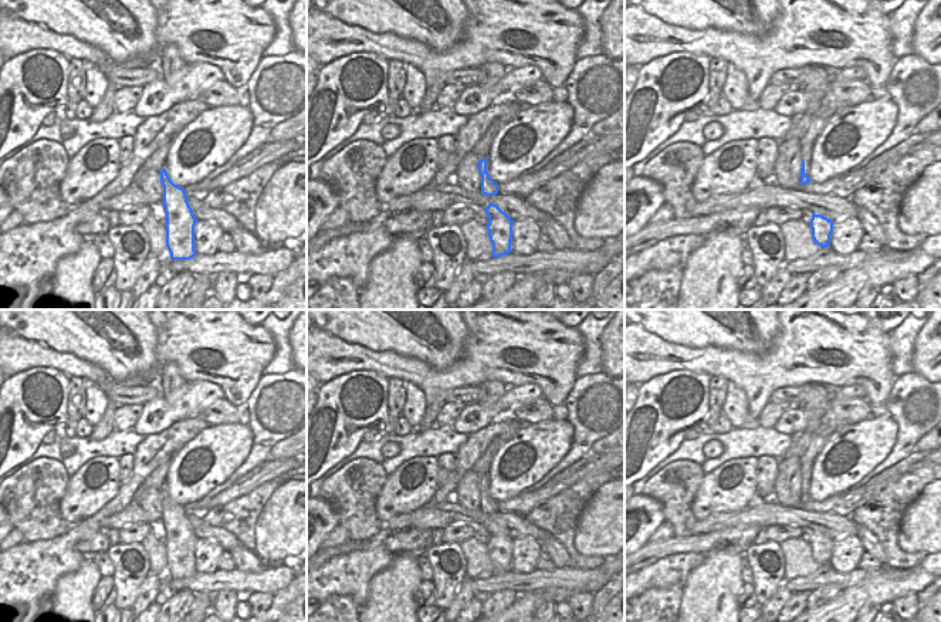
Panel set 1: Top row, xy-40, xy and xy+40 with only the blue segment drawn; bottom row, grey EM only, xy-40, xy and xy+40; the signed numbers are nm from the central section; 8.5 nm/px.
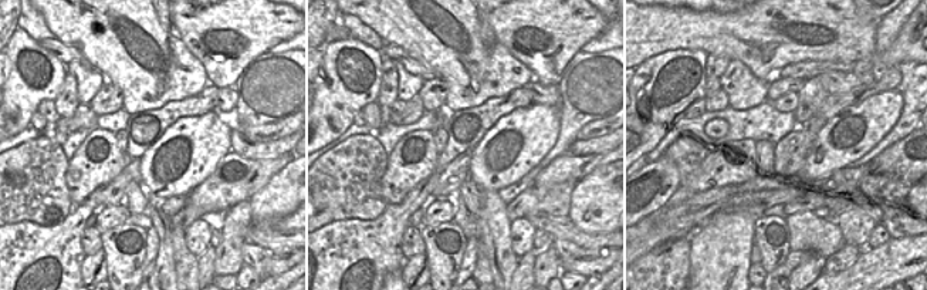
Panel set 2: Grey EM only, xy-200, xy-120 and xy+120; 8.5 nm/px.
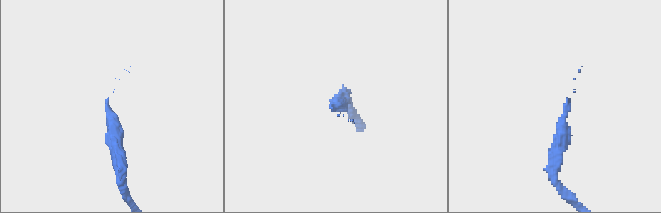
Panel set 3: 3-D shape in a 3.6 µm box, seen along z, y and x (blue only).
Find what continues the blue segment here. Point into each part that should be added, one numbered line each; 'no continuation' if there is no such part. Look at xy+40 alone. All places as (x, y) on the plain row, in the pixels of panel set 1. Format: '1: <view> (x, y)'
no continuation.

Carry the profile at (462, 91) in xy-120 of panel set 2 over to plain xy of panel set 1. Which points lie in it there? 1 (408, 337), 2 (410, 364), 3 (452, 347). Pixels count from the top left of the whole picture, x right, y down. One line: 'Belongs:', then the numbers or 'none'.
Belongs: 1, 3

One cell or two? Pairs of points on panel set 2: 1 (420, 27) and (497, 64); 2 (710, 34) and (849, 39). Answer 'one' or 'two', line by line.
1: one
2: one

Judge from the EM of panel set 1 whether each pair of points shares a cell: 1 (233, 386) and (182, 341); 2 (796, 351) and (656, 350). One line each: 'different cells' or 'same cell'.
1: same cell
2: same cell

